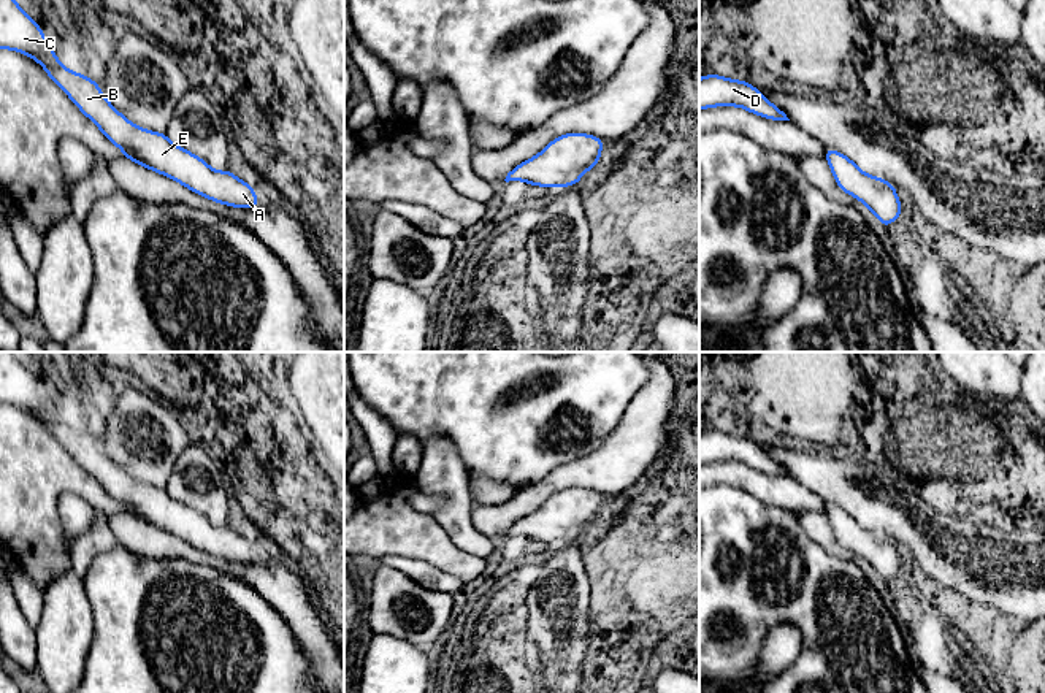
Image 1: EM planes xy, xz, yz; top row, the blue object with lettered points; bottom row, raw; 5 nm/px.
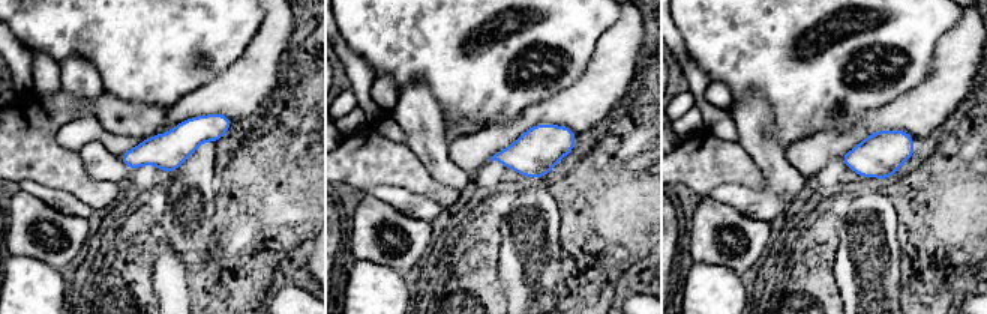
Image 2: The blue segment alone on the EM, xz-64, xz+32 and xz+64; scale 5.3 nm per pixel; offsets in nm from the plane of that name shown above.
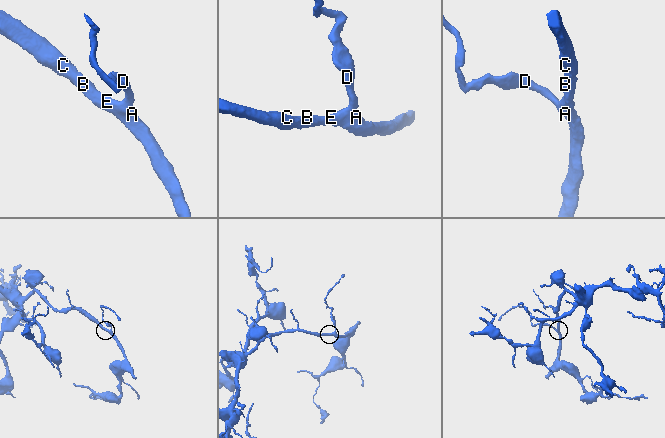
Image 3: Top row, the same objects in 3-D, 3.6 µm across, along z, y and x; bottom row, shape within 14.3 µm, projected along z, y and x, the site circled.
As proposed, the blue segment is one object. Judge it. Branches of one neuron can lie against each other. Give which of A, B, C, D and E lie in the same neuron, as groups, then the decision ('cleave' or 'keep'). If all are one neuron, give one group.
A B C D E; keep

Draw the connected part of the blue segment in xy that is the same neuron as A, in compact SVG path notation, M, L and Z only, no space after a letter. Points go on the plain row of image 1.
M0 352L0 404L14 404L43 420L103 490L130 514L165 530L195 549L235 563L257 563L254 544L228 525L216 526L203 514L173 500L167 488L144 485L125 474L103 450L98 438L65 423L38 379L11 354Z

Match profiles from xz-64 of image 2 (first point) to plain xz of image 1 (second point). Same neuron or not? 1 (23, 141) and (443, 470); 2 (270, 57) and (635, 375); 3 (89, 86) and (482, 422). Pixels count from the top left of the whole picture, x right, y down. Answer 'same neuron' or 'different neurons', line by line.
1: different neurons
2: different neurons
3: different neurons

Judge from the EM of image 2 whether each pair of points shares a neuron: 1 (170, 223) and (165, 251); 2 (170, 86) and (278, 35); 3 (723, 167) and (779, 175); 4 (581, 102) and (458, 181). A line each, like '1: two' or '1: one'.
1: two
2: two
3: two
4: two

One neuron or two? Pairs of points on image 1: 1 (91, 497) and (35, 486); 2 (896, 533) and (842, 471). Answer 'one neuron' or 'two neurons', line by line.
1: one neuron
2: one neuron

